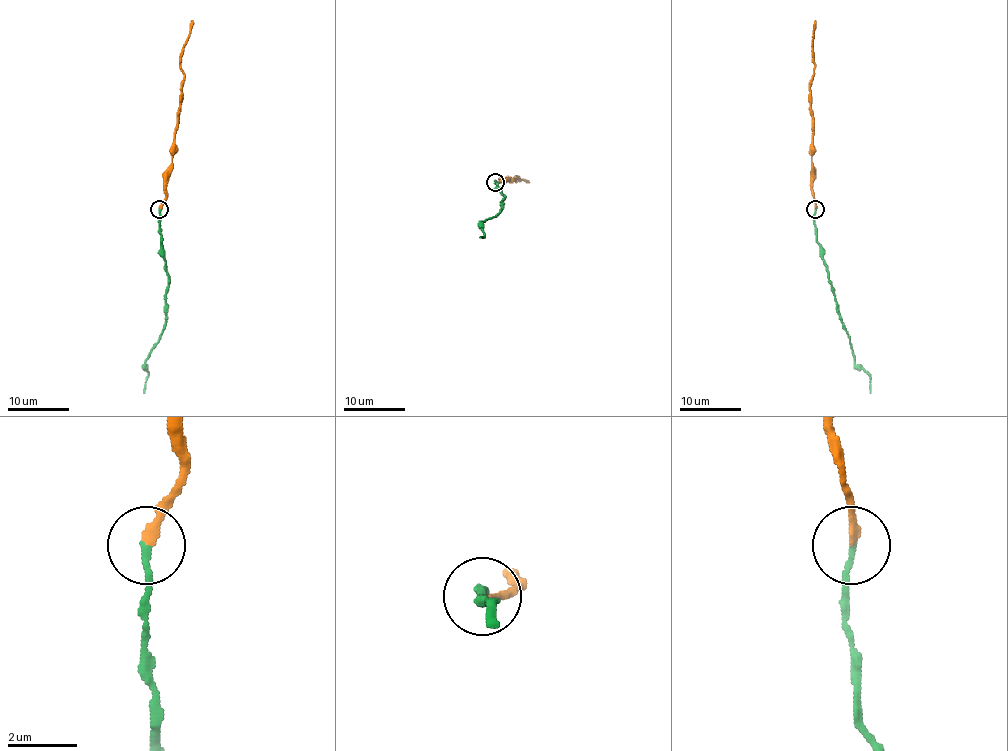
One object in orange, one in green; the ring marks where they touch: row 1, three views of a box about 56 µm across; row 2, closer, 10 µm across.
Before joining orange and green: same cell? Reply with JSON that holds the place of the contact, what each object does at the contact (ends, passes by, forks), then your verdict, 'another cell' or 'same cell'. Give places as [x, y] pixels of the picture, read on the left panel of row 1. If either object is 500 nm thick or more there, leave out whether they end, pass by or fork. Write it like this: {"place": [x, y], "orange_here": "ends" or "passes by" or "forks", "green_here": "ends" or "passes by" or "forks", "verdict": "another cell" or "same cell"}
{"place": [159, 209], "orange_here": "ends", "green_here": "ends", "verdict": "same cell"}

